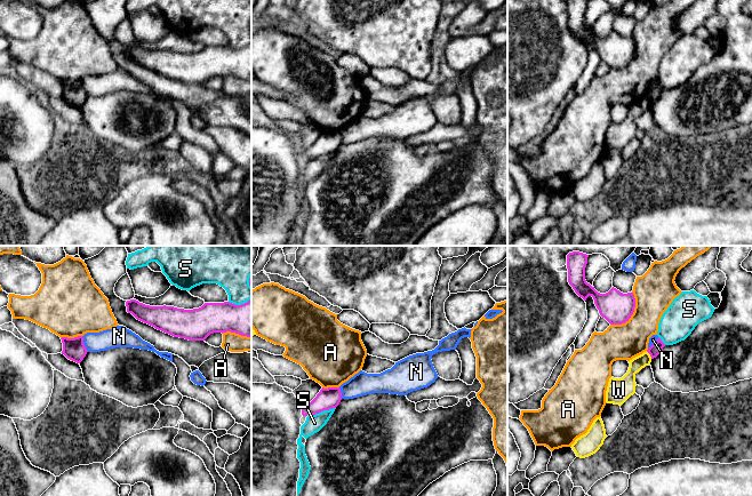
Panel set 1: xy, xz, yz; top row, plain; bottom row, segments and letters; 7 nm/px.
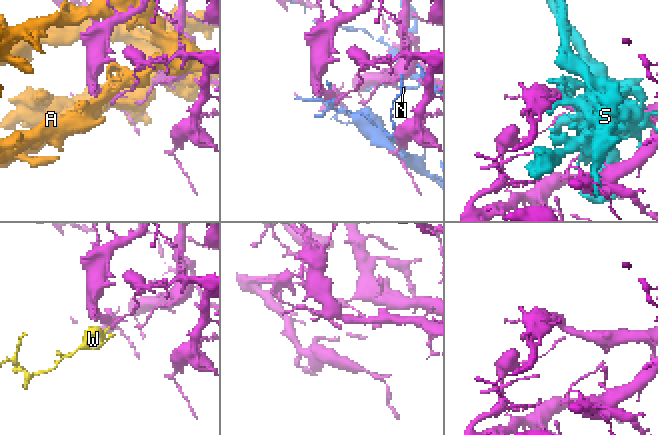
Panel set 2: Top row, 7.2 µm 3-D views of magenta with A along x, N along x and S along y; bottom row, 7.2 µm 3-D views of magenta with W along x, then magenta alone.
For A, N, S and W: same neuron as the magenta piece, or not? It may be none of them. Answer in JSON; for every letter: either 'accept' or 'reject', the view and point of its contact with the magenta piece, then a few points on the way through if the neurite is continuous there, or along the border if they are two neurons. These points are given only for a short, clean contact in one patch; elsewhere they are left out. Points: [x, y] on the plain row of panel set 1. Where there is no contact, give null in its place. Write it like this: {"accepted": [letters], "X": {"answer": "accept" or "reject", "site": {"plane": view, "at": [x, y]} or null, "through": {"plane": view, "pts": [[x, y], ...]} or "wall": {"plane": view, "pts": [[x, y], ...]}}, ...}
{"accepted": [], "A": {"answer": "reject", "site": {"plane": "yz", "at": [632, 57]}}, "N": {"answer": "reject", "site": {"plane": "xy", "at": [84, 88]}}, "S": {"answer": "reject", "site": {"plane": "xz", "at": [322, 154]}}, "W": {"answer": "reject", "site": {"plane": "yz", "at": [649, 97]}, "wall": {"plane": "yz", "pts": [[646, 95], [652, 102]]}}}

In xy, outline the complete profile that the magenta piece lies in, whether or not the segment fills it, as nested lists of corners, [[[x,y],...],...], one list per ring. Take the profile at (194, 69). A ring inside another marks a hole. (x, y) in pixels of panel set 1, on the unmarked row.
[[[251,42],[241,49],[205,47],[193,54],[150,50],[136,43],[127,45],[126,50],[137,64],[174,81],[205,85],[210,78],[226,75],[251,81]]]

